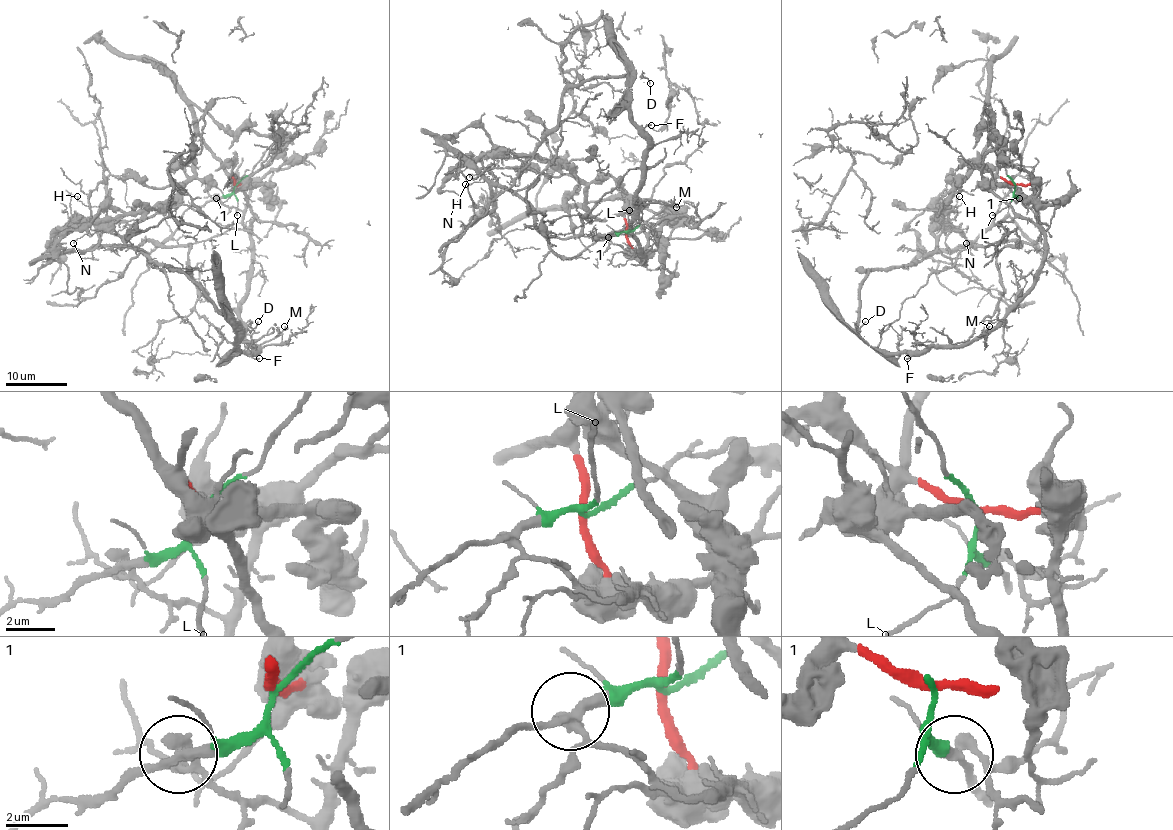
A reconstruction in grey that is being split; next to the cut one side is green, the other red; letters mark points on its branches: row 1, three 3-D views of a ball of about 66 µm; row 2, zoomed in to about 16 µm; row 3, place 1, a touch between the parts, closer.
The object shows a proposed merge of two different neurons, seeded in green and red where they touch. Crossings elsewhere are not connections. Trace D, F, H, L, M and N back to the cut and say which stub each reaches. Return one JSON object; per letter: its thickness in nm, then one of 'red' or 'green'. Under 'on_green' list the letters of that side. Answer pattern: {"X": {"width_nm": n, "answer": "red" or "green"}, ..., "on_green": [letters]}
{"D": {"width_nm": 120, "answer": "red"}, "F": {"width_nm": 150, "answer": "red"}, "H": {"width_nm": 100, "answer": "green"}, "L": {"width_nm": 160, "answer": "green"}, "M": {"width_nm": 140, "answer": "red"}, "N": {"width_nm": 110, "answer": "green"}, "on_green": ["H", "L", "N"]}

